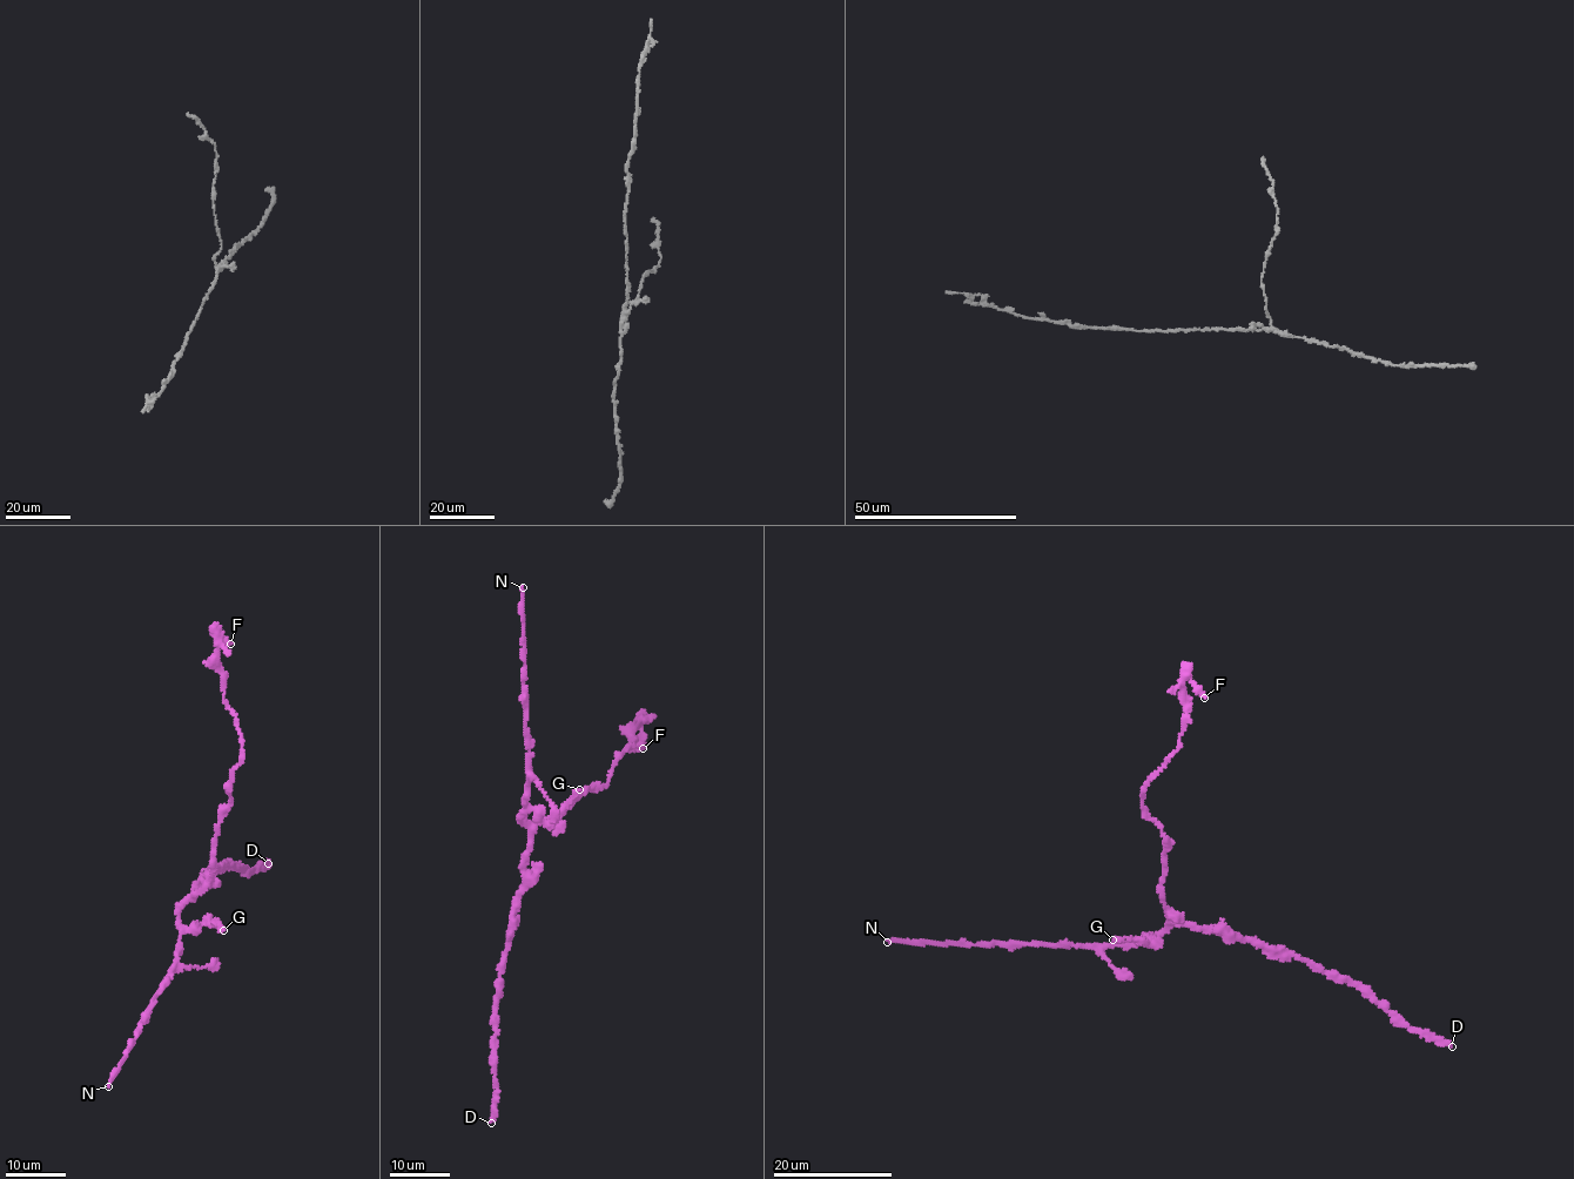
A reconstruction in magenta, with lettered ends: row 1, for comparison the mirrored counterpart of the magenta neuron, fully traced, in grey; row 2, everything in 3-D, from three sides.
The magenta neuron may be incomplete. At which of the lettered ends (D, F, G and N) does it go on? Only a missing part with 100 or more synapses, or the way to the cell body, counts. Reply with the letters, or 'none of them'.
N

